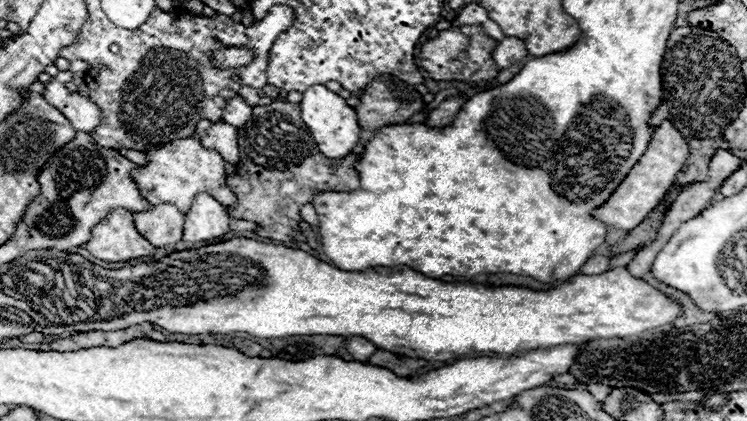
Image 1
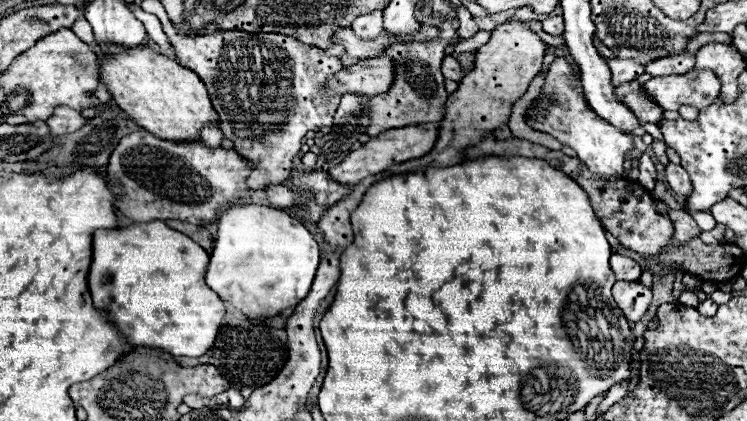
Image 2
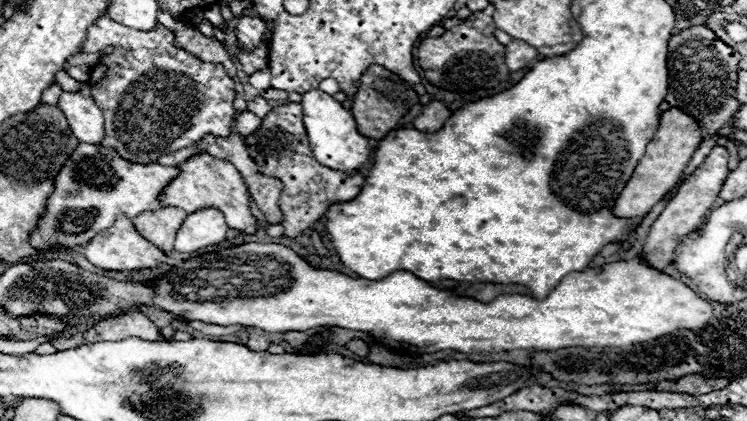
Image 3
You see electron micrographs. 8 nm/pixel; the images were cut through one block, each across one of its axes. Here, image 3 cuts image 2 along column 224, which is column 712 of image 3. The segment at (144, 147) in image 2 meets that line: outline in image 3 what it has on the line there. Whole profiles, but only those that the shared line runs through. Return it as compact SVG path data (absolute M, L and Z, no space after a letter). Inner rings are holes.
M724 146L712 148L712 152L706 156L706 160L694 170L694 174L688 176L688 180L682 184L680 192L668 202L668 206L662 210L658 220L652 224L650 234L646 238L646 244L644 244L644 250L642 250L644 262L648 262L656 270L666 270L666 266L670 266L676 244L680 242L682 236L686 236L702 226L704 218L712 210L714 200L718 198L722 184L726 182L728 172L730 172L728 170L728 150Z

